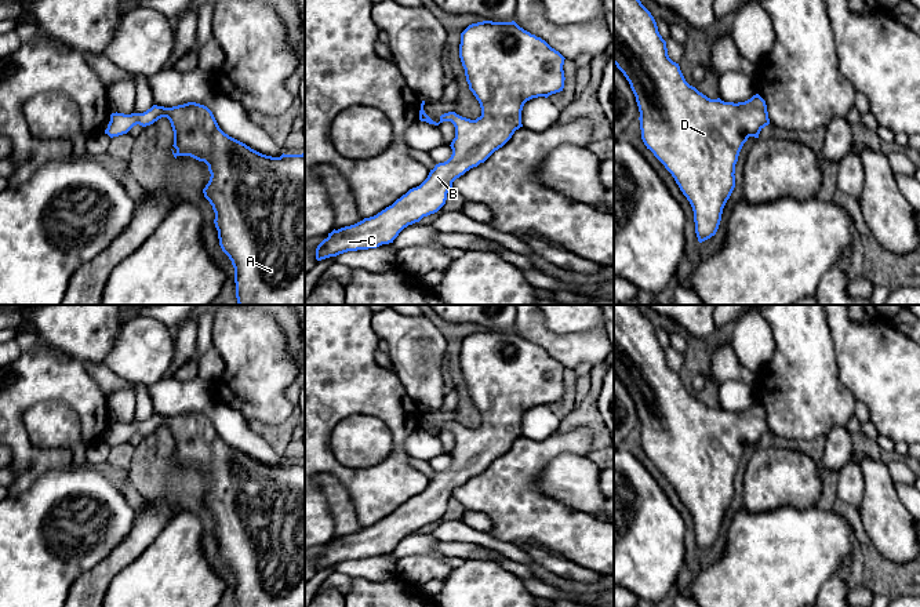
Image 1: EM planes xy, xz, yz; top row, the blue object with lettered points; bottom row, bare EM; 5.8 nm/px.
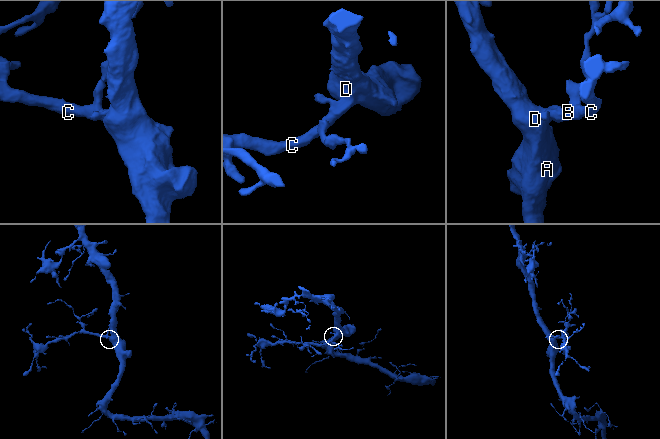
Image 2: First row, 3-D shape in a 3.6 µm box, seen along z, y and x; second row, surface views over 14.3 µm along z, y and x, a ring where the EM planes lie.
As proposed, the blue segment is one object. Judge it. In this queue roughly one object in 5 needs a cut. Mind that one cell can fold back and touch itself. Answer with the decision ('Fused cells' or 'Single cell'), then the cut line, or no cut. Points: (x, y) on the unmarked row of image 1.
Single cell. No split

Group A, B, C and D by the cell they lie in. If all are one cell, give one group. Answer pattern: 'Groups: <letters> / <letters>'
Groups: A B C D

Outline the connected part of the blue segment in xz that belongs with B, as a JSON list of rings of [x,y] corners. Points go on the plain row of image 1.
[[[483,330],[469,334],[461,342],[459,367],[465,378],[469,399],[473,401],[481,417],[481,425],[470,429],[448,421],[440,425],[440,430],[433,430],[421,412],[419,429],[439,435],[451,430],[455,436],[455,447],[451,451],[451,466],[434,475],[428,487],[417,497],[410,498],[374,526],[332,539],[316,557],[316,568],[321,570],[337,566],[348,560],[377,557],[382,553],[393,552],[399,542],[419,531],[423,526],[437,521],[447,509],[447,502],[452,491],[480,472],[484,472],[495,459],[502,457],[523,436],[521,419],[527,410],[538,406],[548,407],[564,397],[564,366],[552,357],[545,349],[531,344],[512,331]]]

